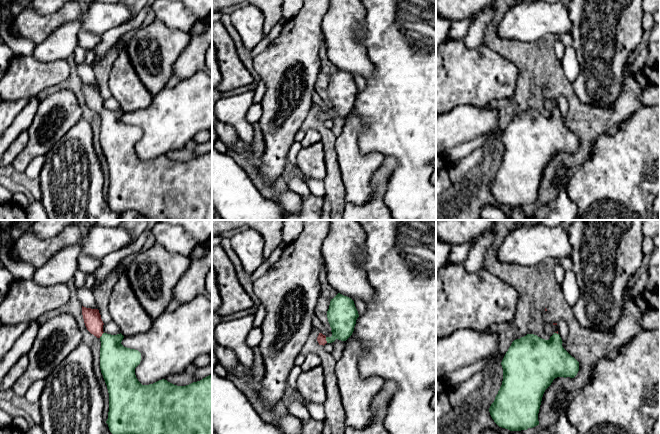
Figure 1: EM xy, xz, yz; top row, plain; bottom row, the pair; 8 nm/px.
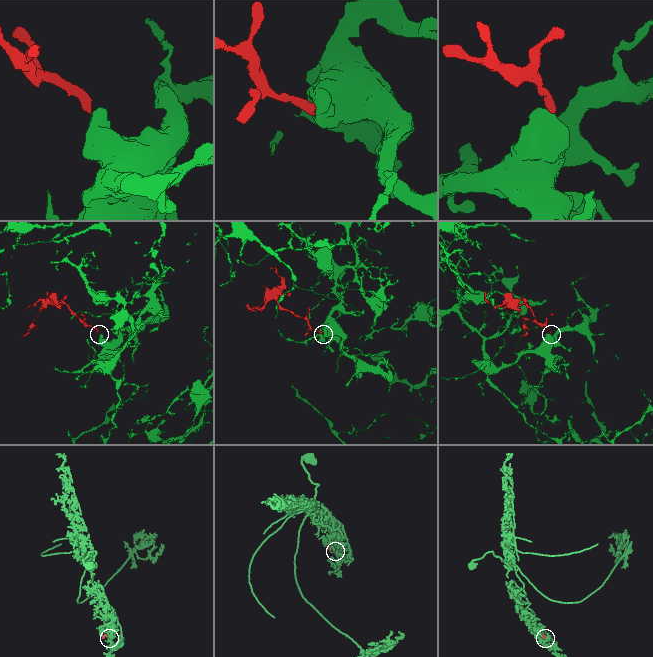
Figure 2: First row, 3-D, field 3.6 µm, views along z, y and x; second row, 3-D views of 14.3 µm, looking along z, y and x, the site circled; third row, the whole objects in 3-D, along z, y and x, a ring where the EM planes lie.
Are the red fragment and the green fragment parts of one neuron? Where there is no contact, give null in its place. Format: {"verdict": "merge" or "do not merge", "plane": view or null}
{"verdict": "merge", "plane": "xz"}

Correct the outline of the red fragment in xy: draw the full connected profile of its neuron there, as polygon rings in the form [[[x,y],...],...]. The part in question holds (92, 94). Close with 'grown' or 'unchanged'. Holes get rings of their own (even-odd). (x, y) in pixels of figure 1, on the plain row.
[[[82,82],[82,91],[87,106],[101,117],[100,145],[109,169],[106,199],[112,210],[120,212],[134,210],[146,220],[212,220],[212,150],[186,162],[177,162],[165,155],[142,161],[135,151],[135,144],[141,137],[141,129],[124,123],[121,120],[124,114],[121,109],[111,111],[103,108],[104,99],[98,85]]] | grown

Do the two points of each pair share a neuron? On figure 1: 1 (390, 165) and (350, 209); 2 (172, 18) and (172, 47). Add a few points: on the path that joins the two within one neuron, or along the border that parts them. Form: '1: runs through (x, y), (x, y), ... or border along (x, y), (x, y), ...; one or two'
1: runs through (380, 180), (377, 198), (365, 209); one
2: border along (156, 18), (170, 27), (189, 32); two

